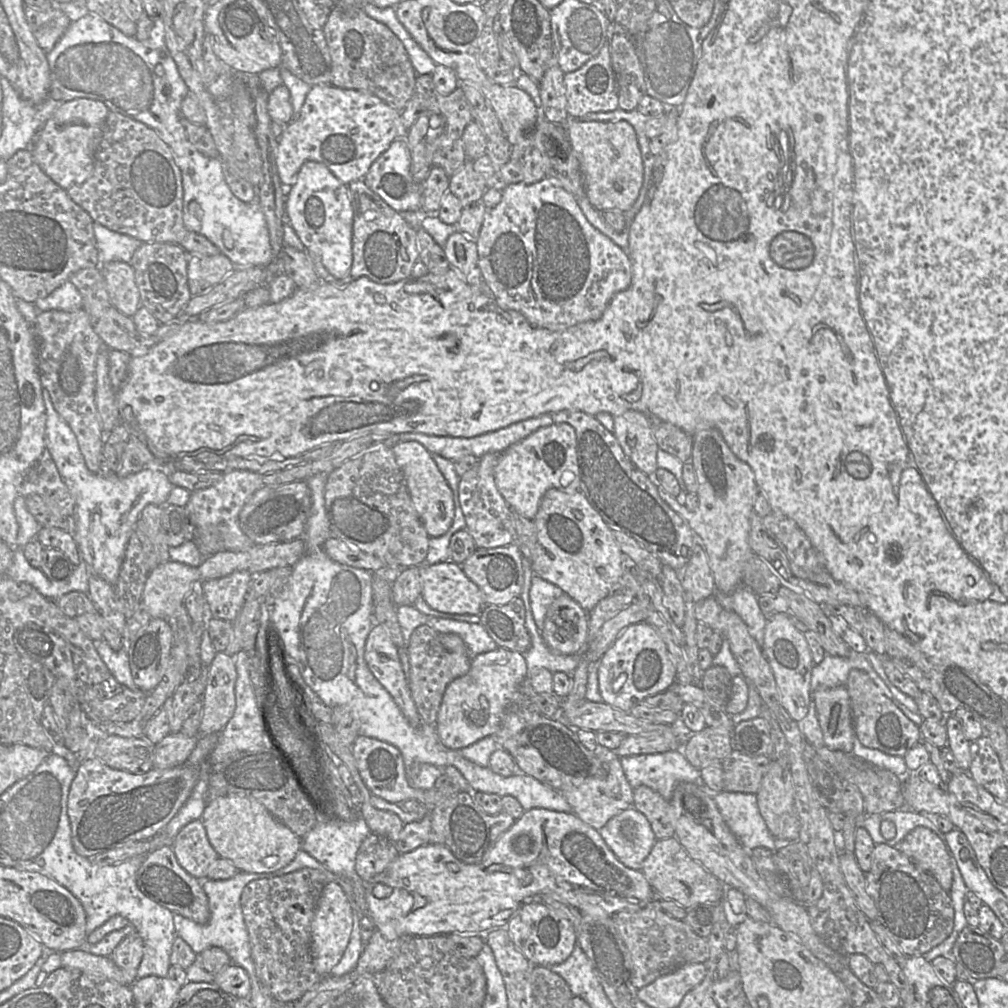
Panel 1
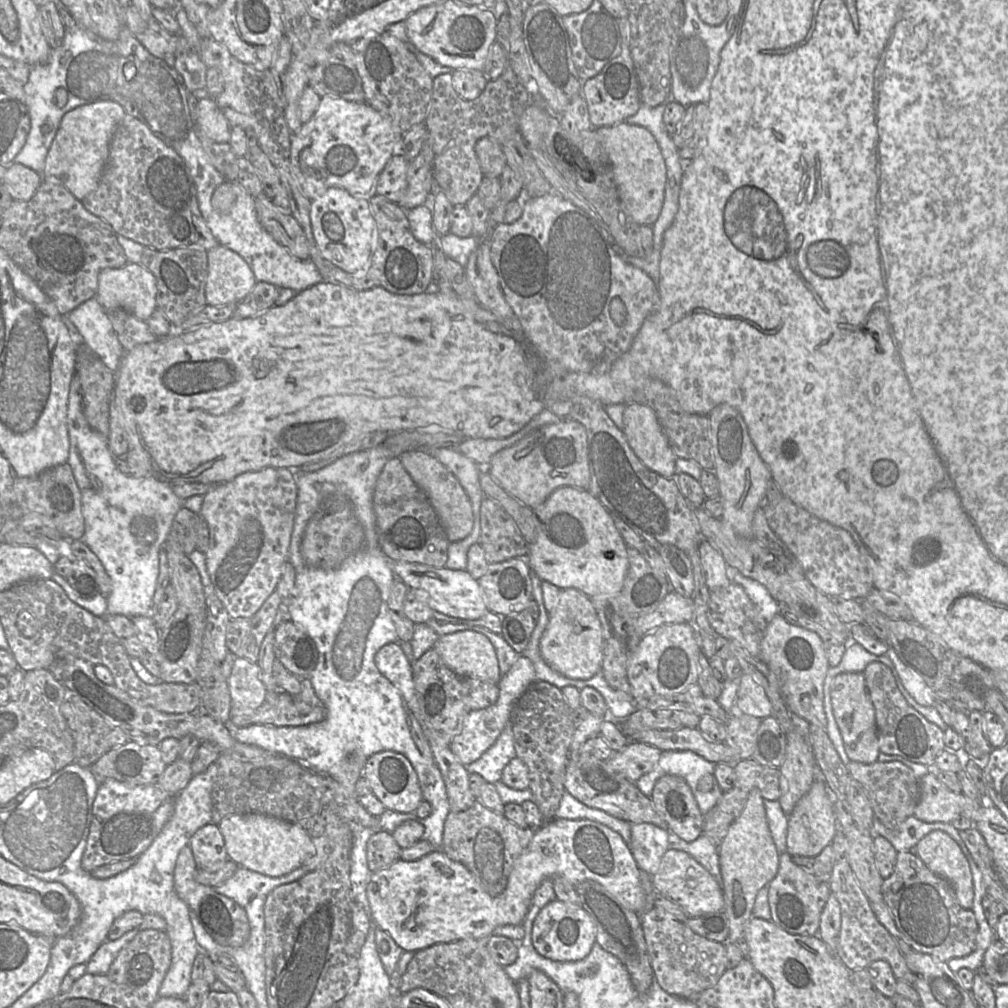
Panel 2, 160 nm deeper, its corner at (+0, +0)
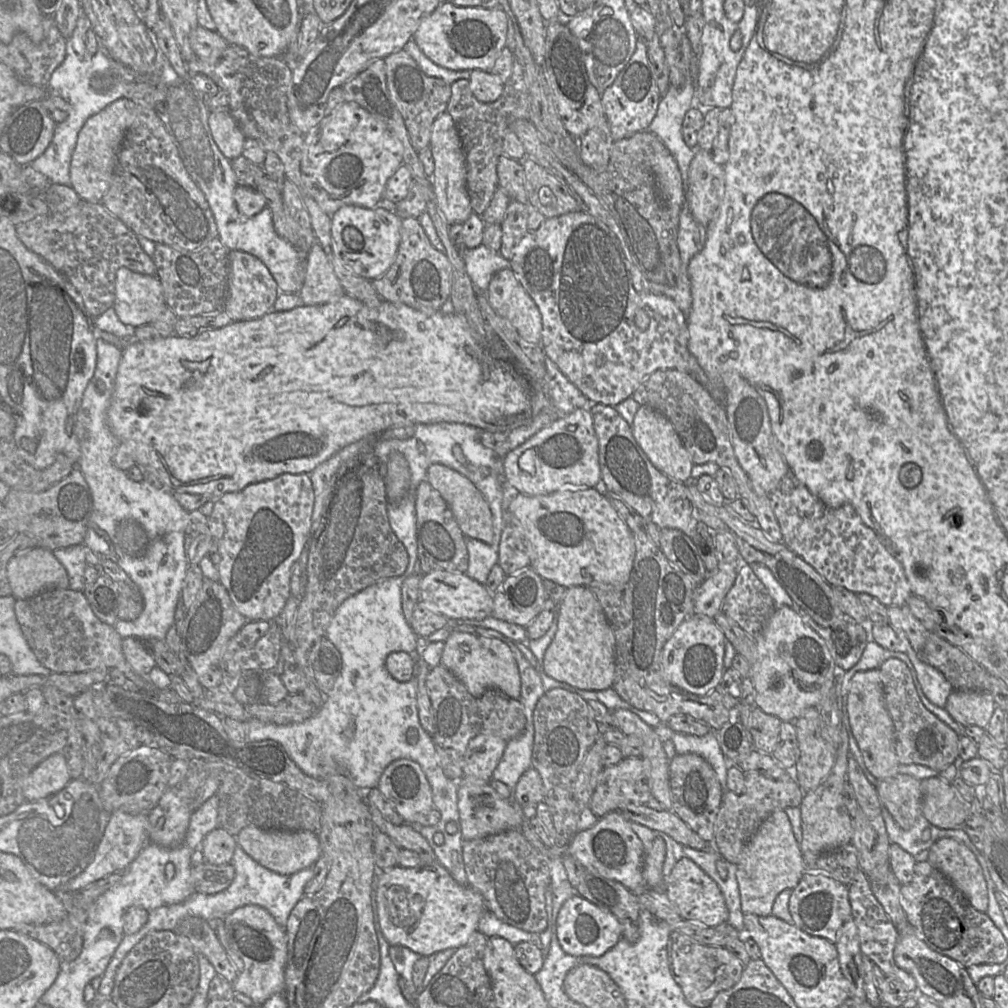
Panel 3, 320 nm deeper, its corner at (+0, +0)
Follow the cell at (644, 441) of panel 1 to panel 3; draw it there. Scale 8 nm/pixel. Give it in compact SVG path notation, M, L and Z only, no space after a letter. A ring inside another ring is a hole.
M641 405L631 427L636 442L659 471L682 483L686 483L691 478L691 471L695 464L676 429L662 413L649 406Z

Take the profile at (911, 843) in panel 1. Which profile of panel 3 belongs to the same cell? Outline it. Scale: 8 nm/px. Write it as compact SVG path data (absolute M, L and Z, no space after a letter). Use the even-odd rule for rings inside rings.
M942 838L928 849L928 862L943 873L979 912L986 913L989 891L975 854L963 843Z

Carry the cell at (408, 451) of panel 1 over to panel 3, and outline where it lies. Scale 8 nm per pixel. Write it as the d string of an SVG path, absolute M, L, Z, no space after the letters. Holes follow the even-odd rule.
M434 463L427 469L427 481L448 504L465 537L493 543L493 517L489 505L468 478L445 465Z

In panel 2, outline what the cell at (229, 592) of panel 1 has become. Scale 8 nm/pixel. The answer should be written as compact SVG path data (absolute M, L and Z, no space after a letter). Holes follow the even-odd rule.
M264 468L245 472L234 479L216 484L203 496L199 515L210 532L209 549L204 554L215 593L231 619L250 619L265 600L276 591L283 566L288 562L294 527L298 489L296 471L287 468Z

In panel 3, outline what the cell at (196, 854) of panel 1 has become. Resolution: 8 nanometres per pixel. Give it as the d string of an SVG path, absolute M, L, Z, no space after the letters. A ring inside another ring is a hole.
M218 827L205 836L200 844L199 851L204 861L209 864L230 864L236 845L236 836Z

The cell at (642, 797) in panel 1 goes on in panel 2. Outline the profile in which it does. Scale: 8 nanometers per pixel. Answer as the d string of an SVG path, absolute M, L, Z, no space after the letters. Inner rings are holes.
M675 775L660 777L650 799L666 821L668 831L686 842L694 841L703 834L704 815L683 778Z

